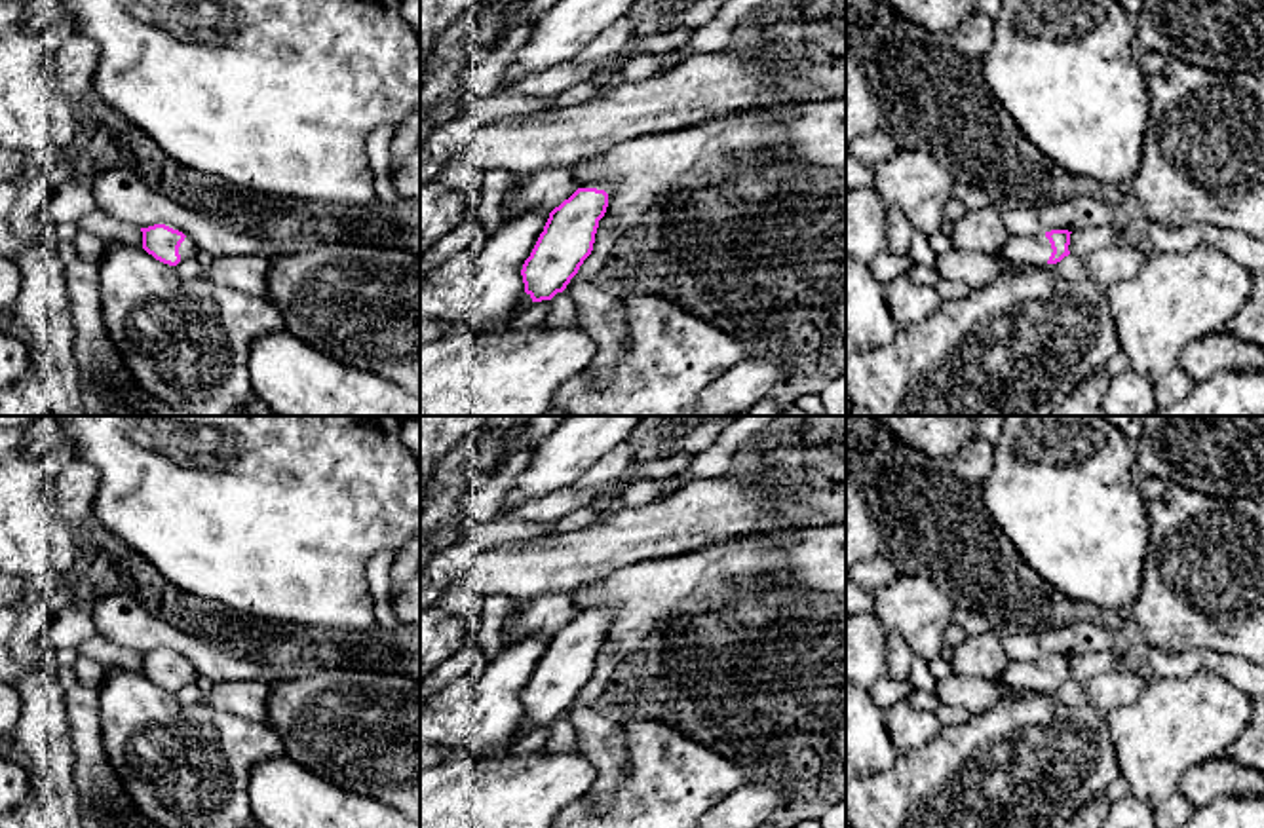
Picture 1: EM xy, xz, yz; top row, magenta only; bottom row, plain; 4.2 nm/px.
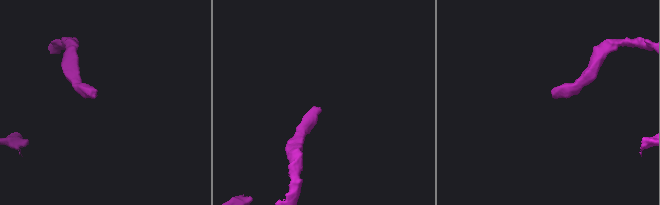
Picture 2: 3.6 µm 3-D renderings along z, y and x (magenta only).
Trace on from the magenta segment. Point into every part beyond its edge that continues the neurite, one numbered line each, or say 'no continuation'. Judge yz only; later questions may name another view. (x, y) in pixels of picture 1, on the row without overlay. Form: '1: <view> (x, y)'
1: yz (1029, 675)

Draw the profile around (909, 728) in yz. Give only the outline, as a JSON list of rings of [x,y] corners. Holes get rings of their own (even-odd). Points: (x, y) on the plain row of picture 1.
[[[907,699],[886,708],[886,725],[897,754],[910,754],[945,727],[933,710],[912,706]]]

